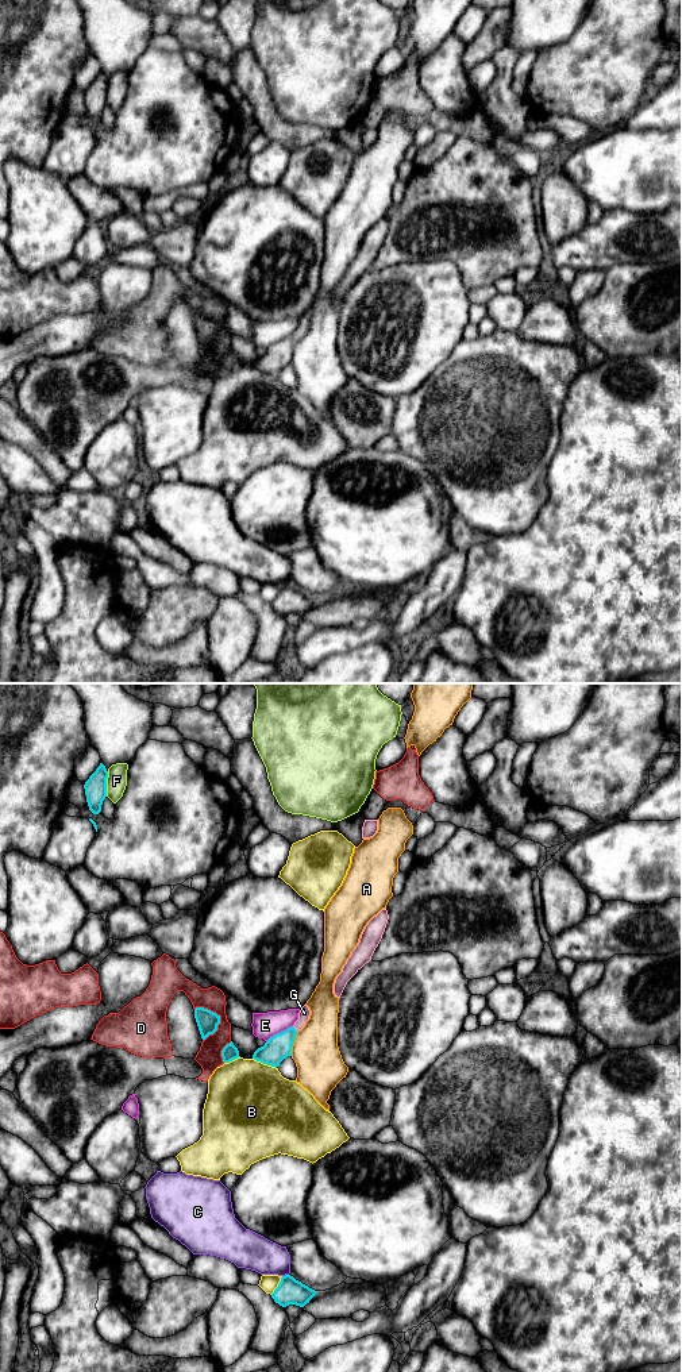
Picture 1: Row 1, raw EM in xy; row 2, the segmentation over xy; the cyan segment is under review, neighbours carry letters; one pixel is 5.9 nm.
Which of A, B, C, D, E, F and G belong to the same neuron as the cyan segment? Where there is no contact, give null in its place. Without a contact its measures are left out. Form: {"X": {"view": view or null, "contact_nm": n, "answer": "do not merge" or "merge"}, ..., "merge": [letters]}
{"A": {"view": "xy", "contact_nm": 150, "answer": "do not merge"}, "B": {"view": "xy", "contact_nm": 160, "answer": "do not merge"}, "C": {"view": "xy", "contact_nm": 40, "answer": "do not merge"}, "D": {"view": "xy", "contact_nm": 220, "answer": "do not merge"}, "E": {"view": "xy", "contact_nm": 190, "answer": "do not merge"}, "F": {"view": "xy", "contact_nm": 150, "answer": "do not merge"}, "G": {"view": "xy", "contact_nm": 50, "answer": "merge"}, "merge": ["G"]}

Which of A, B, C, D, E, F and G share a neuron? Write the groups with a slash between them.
A / B / C / D / E / F / G

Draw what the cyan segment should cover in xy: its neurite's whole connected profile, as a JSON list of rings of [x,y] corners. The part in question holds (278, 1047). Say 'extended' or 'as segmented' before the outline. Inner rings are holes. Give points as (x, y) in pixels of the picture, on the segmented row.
extended; [[[304,1005],[300,1009],[298,1020],[294,1025],[270,1037],[263,1047],[254,1052],[253,1059],[277,1068],[284,1059],[292,1056],[292,1047],[296,1034],[304,1028],[305,1022],[309,1020],[309,1015],[311,1010],[307,1005]]]

